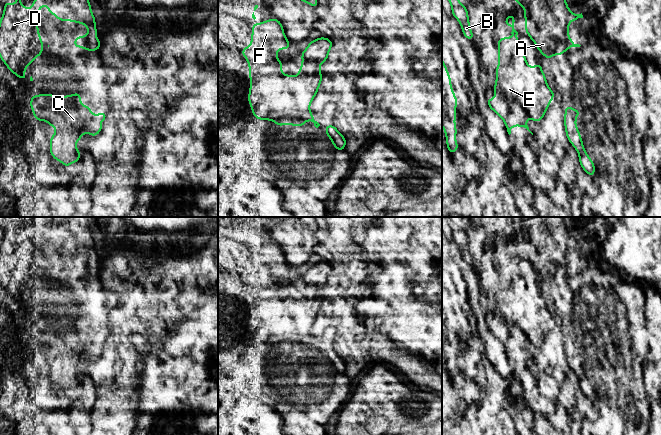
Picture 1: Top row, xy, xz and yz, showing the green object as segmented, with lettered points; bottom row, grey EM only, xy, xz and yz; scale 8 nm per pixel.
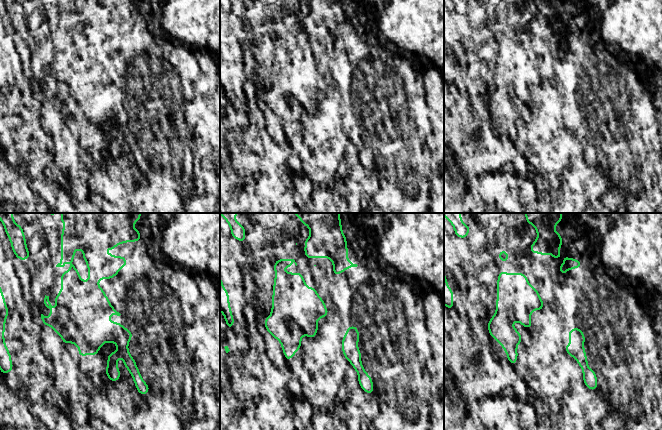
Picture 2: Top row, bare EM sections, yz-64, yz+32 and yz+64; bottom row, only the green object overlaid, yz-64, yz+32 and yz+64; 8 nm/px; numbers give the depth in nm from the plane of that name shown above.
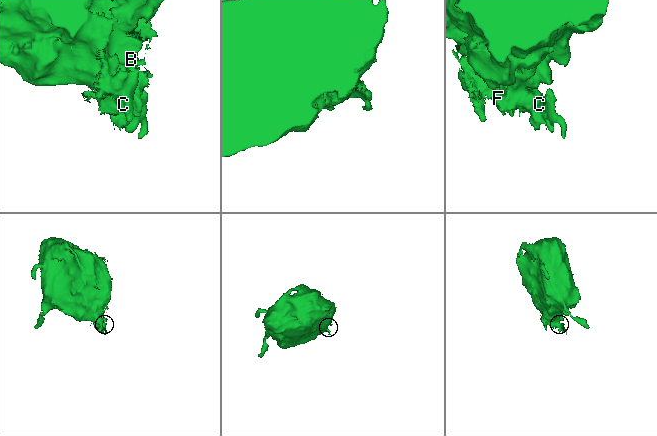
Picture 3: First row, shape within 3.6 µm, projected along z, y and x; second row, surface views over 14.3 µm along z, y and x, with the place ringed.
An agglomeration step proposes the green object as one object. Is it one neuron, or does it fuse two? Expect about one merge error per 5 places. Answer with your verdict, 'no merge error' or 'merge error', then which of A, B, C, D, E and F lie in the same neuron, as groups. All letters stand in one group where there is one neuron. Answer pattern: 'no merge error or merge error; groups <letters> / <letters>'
no merge error; groups A B C D E F

